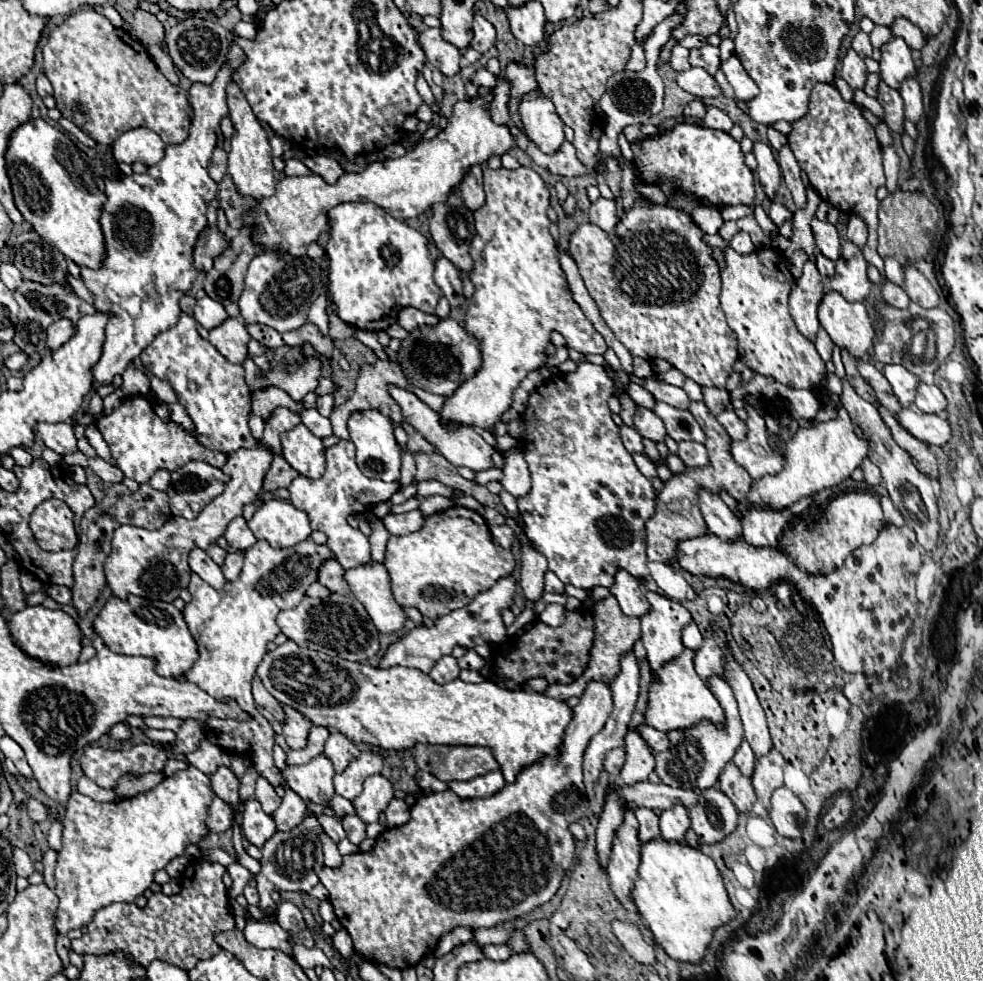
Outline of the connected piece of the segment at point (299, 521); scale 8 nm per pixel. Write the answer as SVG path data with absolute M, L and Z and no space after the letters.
M275 498L261 504L261 508L249 520L249 528L259 540L267 540L273 548L291 548L291 546L299 544L301 540L307 540L309 534L311 534L307 512L295 508L291 502L275 500Z

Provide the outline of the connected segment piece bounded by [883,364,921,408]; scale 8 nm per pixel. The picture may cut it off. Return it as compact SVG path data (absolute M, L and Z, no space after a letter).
M887 364L883 374L889 380L889 384L893 386L893 392L899 398L899 402L905 408L909 408L913 404L913 398L915 398L915 392L917 392L917 384L921 382L921 378L917 374L911 374L901 364Z

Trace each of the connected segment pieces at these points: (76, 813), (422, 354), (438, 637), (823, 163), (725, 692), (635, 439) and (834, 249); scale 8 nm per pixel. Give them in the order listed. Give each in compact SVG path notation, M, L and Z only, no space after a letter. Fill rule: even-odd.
M191 764L187 770L175 772L155 788L119 802L95 802L79 792L73 792L67 812L61 818L63 848L57 856L55 868L55 894L59 898L55 922L57 932L67 934L73 928L87 926L99 908L105 908L113 902L135 902L135 898L151 886L153 874L159 868L165 868L175 856L183 856L189 844L197 844L209 834L205 820L213 798L215 794L211 788L211 778Z
M451 318L439 320L439 324L433 328L421 326L415 332L411 332L409 338L405 338L401 342L397 360L399 360L403 374L407 376L407 380L413 386L419 386L419 388L439 394L439 396L451 396L461 382L465 382L467 378L471 378L477 372L479 362L481 362L475 338L469 336ZM463 358L465 358L465 366L463 366Z
M503 576L499 578L499 582L495 582L495 586L491 586L489 590L477 594L471 604L467 604L465 608L453 610L451 614L439 618L439 622L431 628L427 626L417 626L415 630L411 630L409 634L405 634L403 638L399 638L395 644L391 644L381 660L381 668L389 668L389 666L397 666L403 664L407 668L417 668L421 672L429 672L433 668L433 664L445 656L451 654L451 650L455 646L463 646L467 650L479 646L479 644L489 644L489 642L505 642L507 640L507 630L505 624L501 620L503 610L511 608L511 600L515 596L515 578L513 576Z
M815 84L811 90L807 114L793 124L793 132L789 134L789 148L793 150L801 170L807 172L809 182L813 184L813 188L819 192L819 196L825 202L829 202L837 210L843 210L845 214L855 214L855 216L863 218L863 222L867 224L867 232L869 232L867 242L863 246L863 256L869 264L873 264L881 272L881 278L887 280L885 270L883 270L883 258L877 252L877 222L879 222L877 220L877 206L879 206L879 200L875 196L877 188L885 184L885 174L883 174L881 152L879 152L879 142L877 142L875 130L863 118L861 108L857 104L845 102L833 84Z
M715 676L709 680L709 688L715 694L715 698L719 700L721 708L725 710L725 716L727 716L725 728L717 728L711 722L703 720L695 728L669 732L669 738L673 740L671 748L665 754L661 754L661 752L655 754L655 762L657 762L655 774L667 786L685 788L685 790L705 790L705 788L717 786L723 766L733 758L735 750L739 748L739 744L743 740L743 726L741 726L741 718L737 712L737 700L733 696L731 686L725 680Z
M621 426L621 440L623 440L623 444L625 444L625 448L631 452L631 454L635 454L635 452L639 452L639 454L645 454L645 450L643 450L643 442L641 442L641 436L633 430L633 428L629 428L629 426Z
M817 218L811 220L811 228L815 234L815 242L817 248L823 256L827 256L829 260L837 260L841 254L841 242L839 242L839 234L837 228L829 222L821 222Z

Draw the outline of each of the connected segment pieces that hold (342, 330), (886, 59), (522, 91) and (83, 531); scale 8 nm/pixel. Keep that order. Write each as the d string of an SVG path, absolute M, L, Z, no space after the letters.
M329 302L327 314L329 314L329 336L331 336L333 340L351 338L351 336L355 334L355 328L349 326L347 322L343 322L343 320L337 316L337 306L335 306L335 302Z
M895 36L891 42L883 44L881 54L883 54L883 58L879 62L881 64L881 78L889 88L899 90L899 86L905 78L911 78L917 74L917 68L911 58L911 50L903 42L903 38Z
M509 62L505 68L505 76L507 76L507 82L511 86L511 102L507 106L509 114L511 114L511 124L515 128L523 130L521 118L519 118L519 102L525 94L535 92L539 88L535 74L533 74L533 66L527 66L523 62Z
M113 484L105 498L95 504L93 508L89 508L83 518L81 518L81 526L79 526L79 544L77 544L77 558L73 564L73 574L75 574L75 584L73 584L73 606L79 612L79 618L85 616L85 612L95 604L97 596L101 594L103 586L105 586L105 558L111 552L111 538L113 532L121 526L121 522L129 522L133 526L143 526L147 530L159 528L163 526L169 518L171 518L171 510L169 510L169 498L165 492L155 490L151 484L139 484L137 492L131 492L125 484Z

